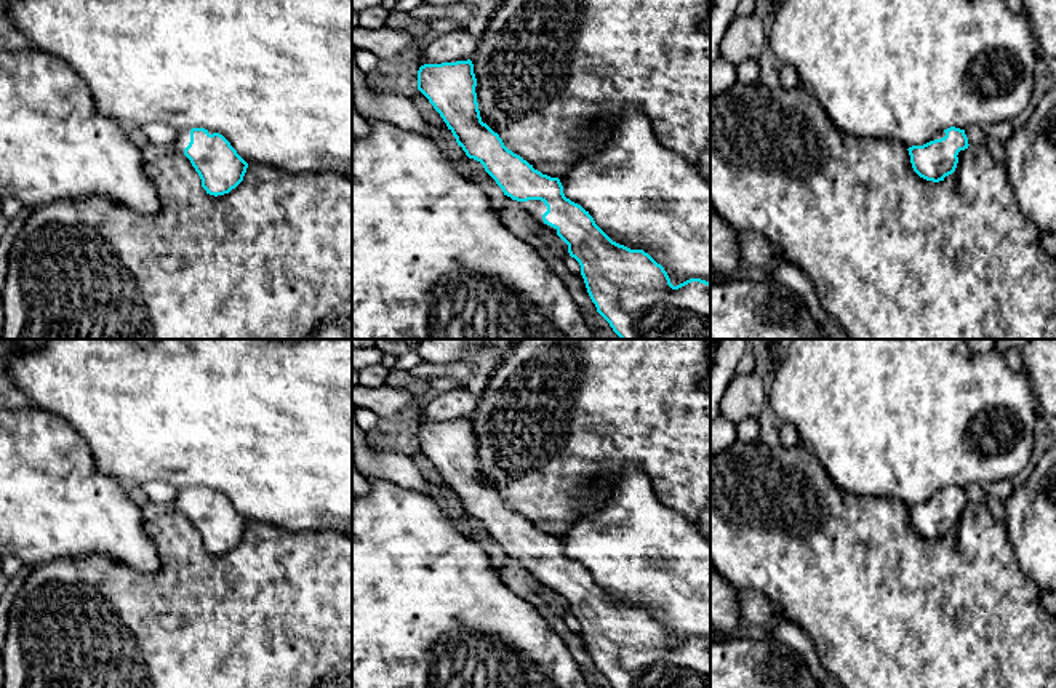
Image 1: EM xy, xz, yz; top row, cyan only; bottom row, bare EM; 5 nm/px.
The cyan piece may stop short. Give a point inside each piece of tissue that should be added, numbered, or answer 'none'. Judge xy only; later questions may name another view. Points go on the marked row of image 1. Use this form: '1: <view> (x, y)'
1: xy (183, 140)

